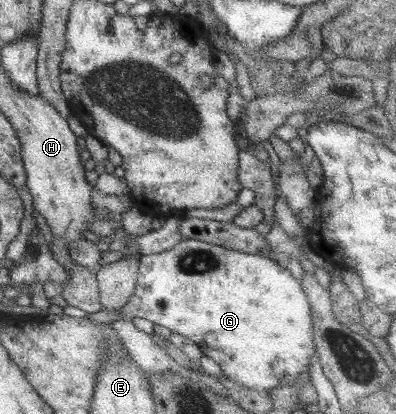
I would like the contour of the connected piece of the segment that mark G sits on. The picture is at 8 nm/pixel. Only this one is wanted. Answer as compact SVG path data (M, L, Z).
M183 238L182 242L179 242L170 250L156 254L141 255L139 265L139 277L137 278L134 294L119 309L121 318L126 320L146 318L146 320L150 320L154 324L169 328L171 332L177 332L182 336L186 336L186 338L189 338L192 342L200 346L200 351L204 356L214 359L220 365L222 372L230 381L238 383L240 387L246 387L246 389L260 392L278 389L278 387L286 387L286 385L295 383L304 371L309 370L310 357L312 357L315 351L311 306L301 284L292 276L286 266L264 255L246 254L244 251L230 250L228 247L186 238Z

